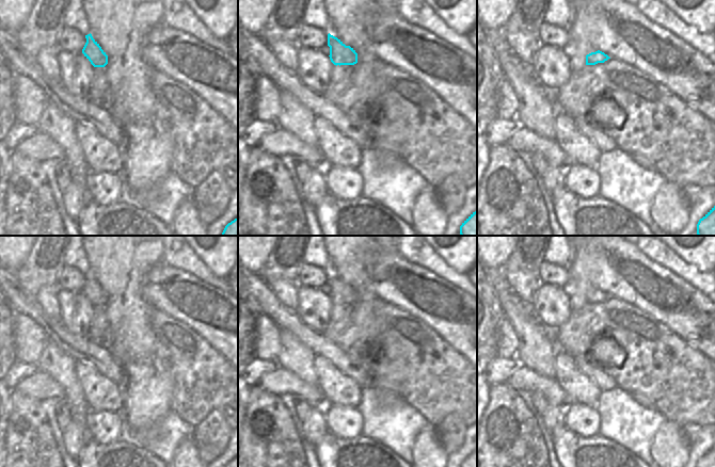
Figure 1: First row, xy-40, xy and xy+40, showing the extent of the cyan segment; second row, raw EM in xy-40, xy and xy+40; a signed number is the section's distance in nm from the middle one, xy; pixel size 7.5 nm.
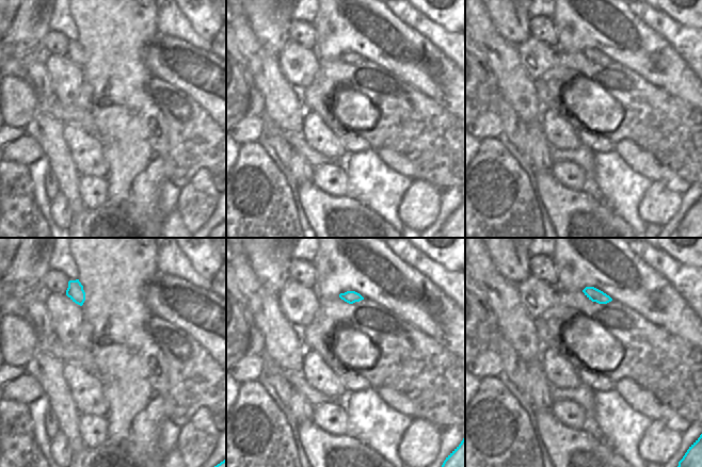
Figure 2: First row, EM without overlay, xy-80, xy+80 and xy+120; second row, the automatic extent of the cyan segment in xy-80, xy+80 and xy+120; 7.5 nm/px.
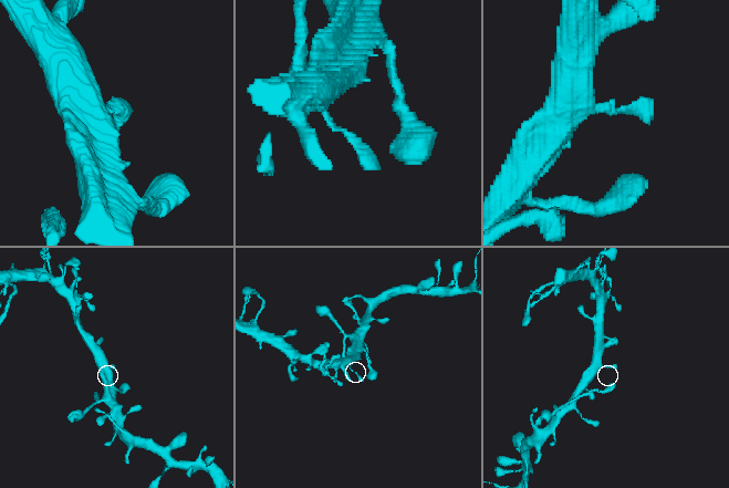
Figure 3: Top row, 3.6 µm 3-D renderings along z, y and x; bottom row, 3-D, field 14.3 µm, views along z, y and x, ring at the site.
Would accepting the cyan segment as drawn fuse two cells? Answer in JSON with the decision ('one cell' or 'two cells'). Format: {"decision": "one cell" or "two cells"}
{"decision": "one cell"}

